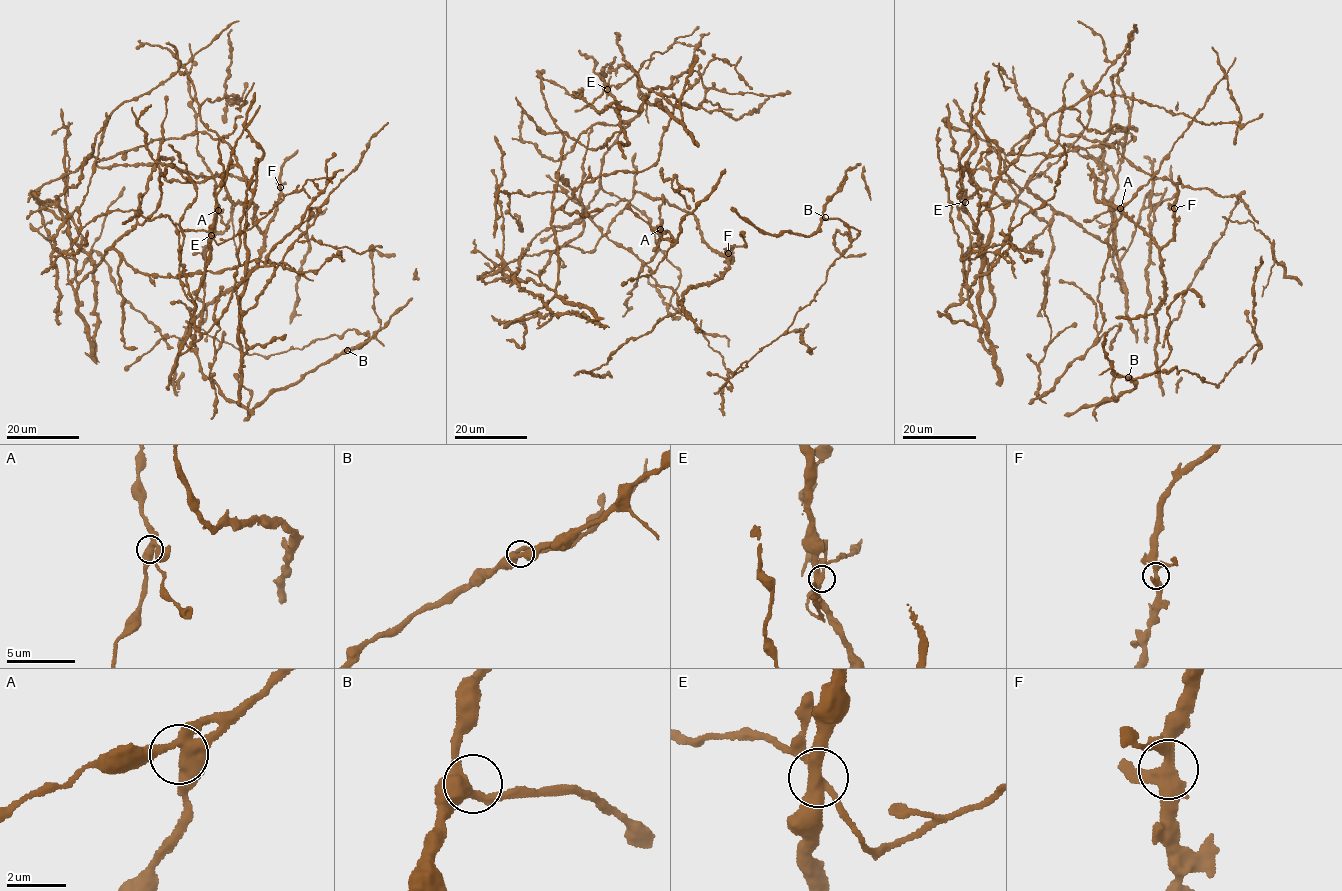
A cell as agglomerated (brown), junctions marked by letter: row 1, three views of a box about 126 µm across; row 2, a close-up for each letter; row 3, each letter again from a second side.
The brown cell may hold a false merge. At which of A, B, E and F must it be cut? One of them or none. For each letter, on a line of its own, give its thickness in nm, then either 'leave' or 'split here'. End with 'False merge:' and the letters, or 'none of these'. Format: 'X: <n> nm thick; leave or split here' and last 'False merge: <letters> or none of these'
A: 440 nm thick; leave
B: 400 nm thick; leave
E: 400 nm thick; split here
F: 400 nm thick; leave
False merge: E

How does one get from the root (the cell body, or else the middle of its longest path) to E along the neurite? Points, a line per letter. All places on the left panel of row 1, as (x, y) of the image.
E: (96, 267), (76, 280), (67, 214), (33, 194), (181, 64), (253, 190), (263, 149), (245, 124), (211, 235)

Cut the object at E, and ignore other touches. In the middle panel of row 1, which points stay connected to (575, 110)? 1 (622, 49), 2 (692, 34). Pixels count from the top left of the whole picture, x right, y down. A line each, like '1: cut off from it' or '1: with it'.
1: cut off from it
2: with it

